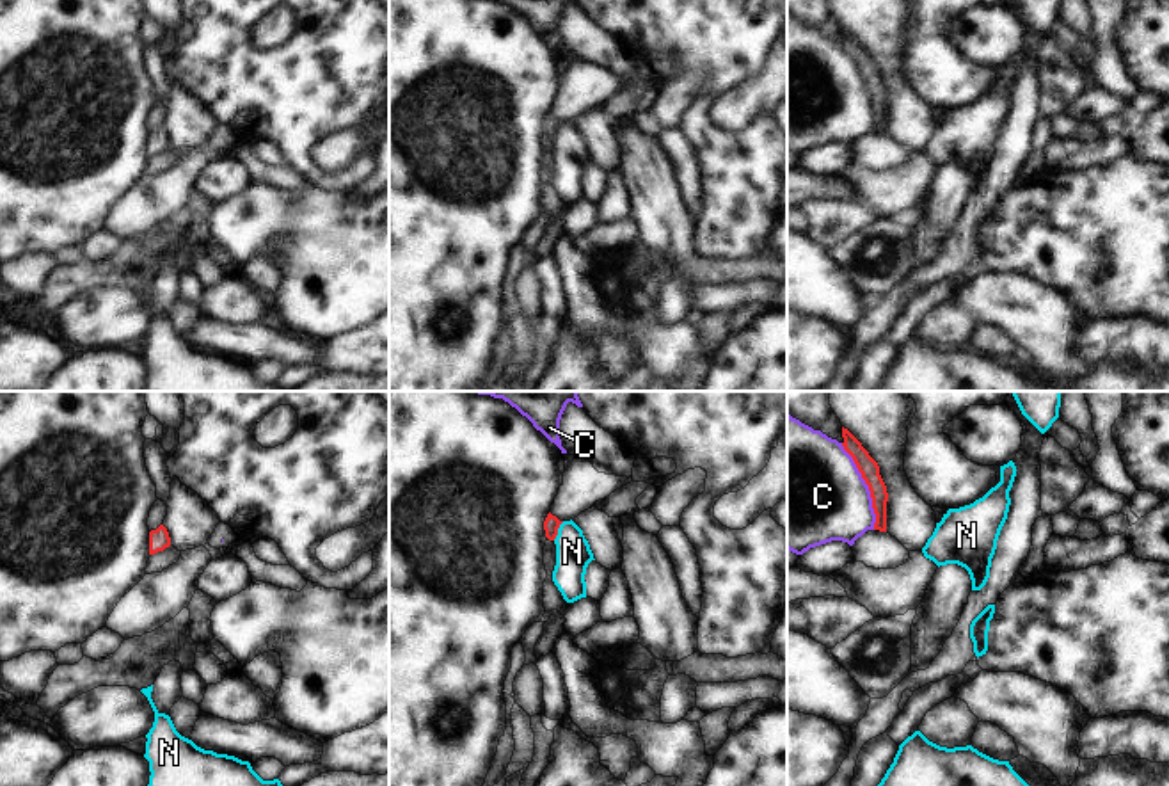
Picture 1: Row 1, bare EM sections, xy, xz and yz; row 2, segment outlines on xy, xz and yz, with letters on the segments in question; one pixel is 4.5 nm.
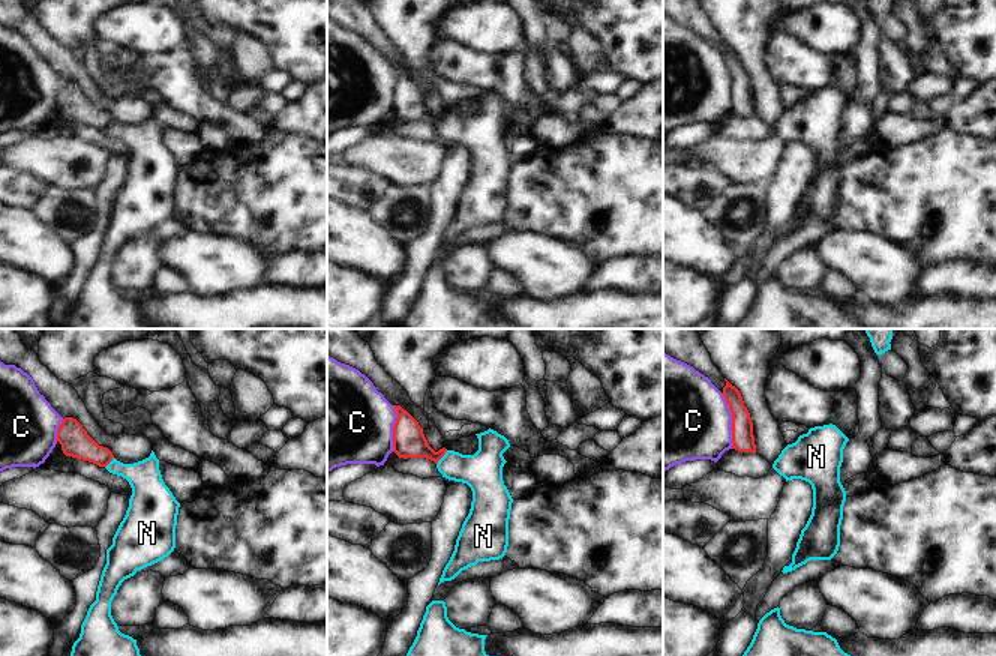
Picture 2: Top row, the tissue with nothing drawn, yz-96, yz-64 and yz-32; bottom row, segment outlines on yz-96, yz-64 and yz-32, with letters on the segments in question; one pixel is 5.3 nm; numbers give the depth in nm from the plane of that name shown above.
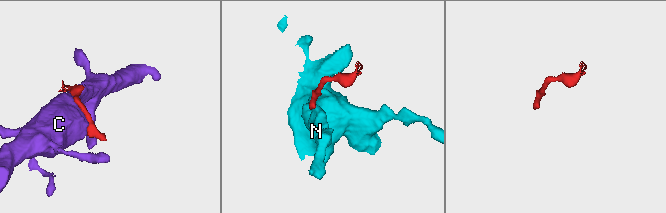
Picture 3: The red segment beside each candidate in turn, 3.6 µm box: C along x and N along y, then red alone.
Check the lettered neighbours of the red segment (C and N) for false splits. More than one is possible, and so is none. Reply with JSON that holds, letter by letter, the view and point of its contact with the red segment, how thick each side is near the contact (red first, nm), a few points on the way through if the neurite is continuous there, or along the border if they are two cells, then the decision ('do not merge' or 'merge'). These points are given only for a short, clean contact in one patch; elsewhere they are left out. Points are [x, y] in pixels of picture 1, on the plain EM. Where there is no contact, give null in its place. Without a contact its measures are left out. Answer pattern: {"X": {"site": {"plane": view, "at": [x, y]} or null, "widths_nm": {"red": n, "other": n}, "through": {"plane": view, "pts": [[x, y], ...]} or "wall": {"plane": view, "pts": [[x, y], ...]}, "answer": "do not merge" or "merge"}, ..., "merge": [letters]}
{"C": {"site": {"plane": "yz", "at": [867, 86]}, "widths_nm": {"red": 90, "other": 460}, "answer": "do not merge"}, "N": {"site": {"plane": "xz", "at": [556, 132]}, "widths_nm": {"red": 70, "other": 160}, "wall": {"plane": "xz", "pts": [[564, 123], [553, 141]]}, "answer": "do not merge"}, "merge": []}

